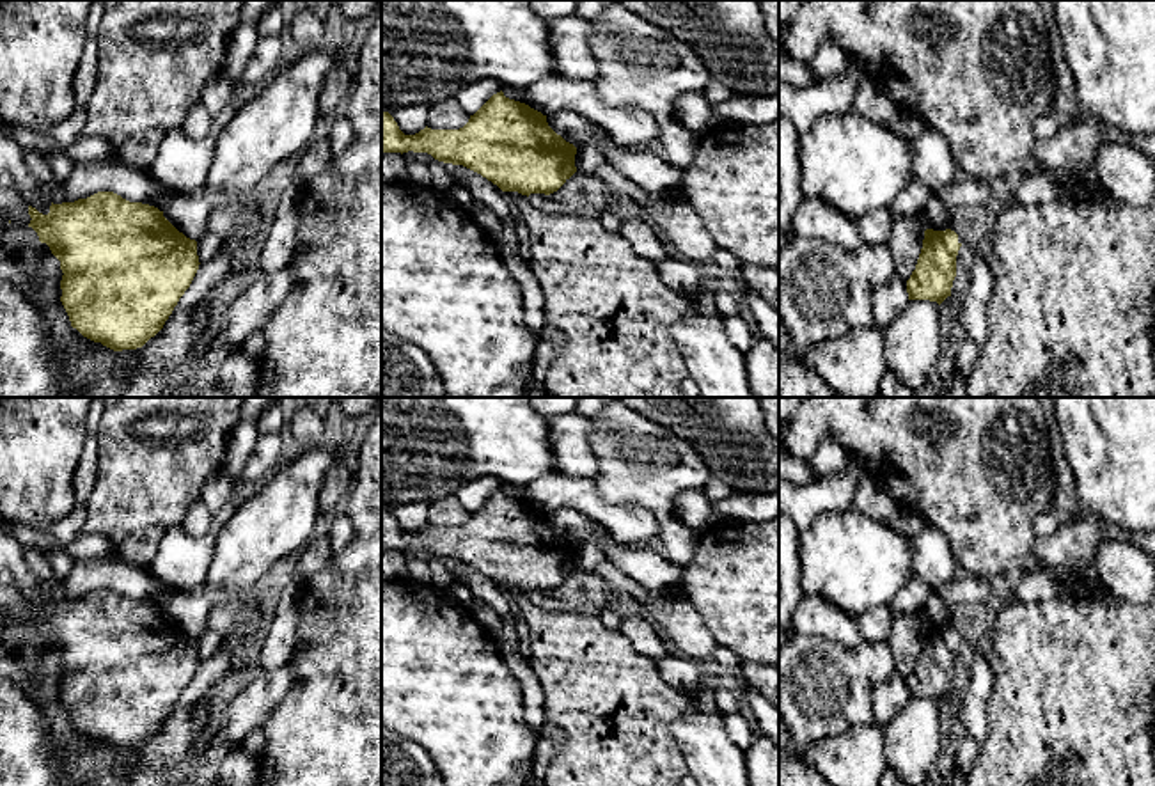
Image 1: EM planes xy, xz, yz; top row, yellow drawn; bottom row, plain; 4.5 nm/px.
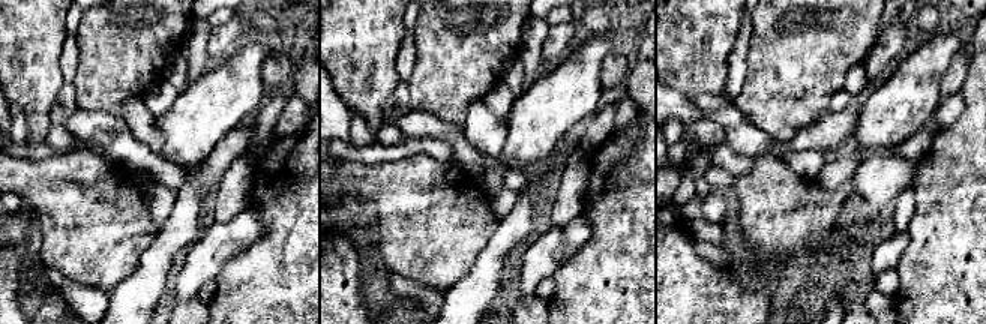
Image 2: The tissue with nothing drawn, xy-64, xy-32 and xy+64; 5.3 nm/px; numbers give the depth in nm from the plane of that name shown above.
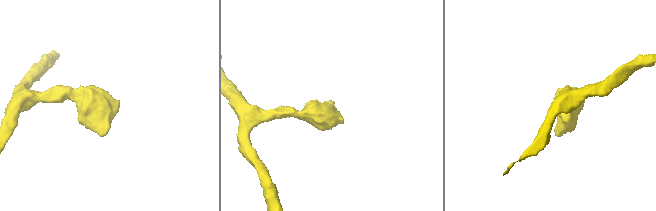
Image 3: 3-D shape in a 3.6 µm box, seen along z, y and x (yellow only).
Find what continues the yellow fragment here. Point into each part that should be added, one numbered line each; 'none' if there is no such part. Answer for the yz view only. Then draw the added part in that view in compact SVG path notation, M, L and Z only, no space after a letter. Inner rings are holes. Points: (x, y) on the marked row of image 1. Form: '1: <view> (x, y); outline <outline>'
none

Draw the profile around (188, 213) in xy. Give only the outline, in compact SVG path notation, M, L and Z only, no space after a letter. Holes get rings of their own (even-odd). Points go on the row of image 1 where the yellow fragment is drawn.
M204 190L192 195L176 195L163 208L163 216L186 238L197 240L208 231L209 213L218 200Z

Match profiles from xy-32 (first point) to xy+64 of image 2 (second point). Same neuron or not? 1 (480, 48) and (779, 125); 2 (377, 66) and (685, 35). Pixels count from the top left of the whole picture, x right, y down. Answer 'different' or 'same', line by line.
1: same
2: same

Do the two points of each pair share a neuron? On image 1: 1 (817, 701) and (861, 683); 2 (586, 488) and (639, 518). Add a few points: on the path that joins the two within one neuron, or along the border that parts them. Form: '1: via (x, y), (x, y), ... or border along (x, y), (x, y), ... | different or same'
1: via (827, 691), (841, 682), (850, 682) | same
2: via (595, 503), (609, 517), (625, 518) | same

